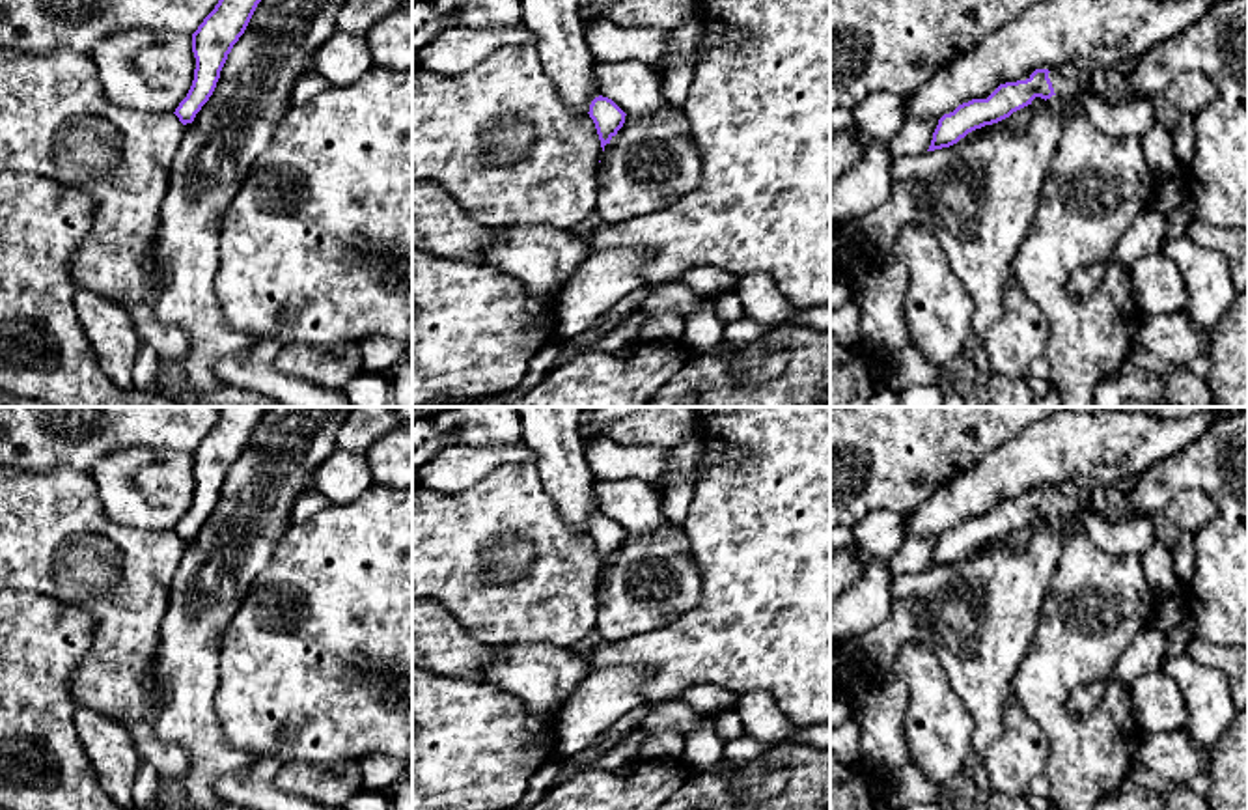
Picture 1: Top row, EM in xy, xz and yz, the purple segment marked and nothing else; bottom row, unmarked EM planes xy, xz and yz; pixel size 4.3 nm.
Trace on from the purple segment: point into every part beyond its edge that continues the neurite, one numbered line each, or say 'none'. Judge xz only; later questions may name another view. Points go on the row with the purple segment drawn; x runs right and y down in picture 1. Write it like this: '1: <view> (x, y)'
none

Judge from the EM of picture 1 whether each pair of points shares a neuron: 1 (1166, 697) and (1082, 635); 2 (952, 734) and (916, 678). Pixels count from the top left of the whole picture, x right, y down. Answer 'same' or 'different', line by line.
1: different
2: same

